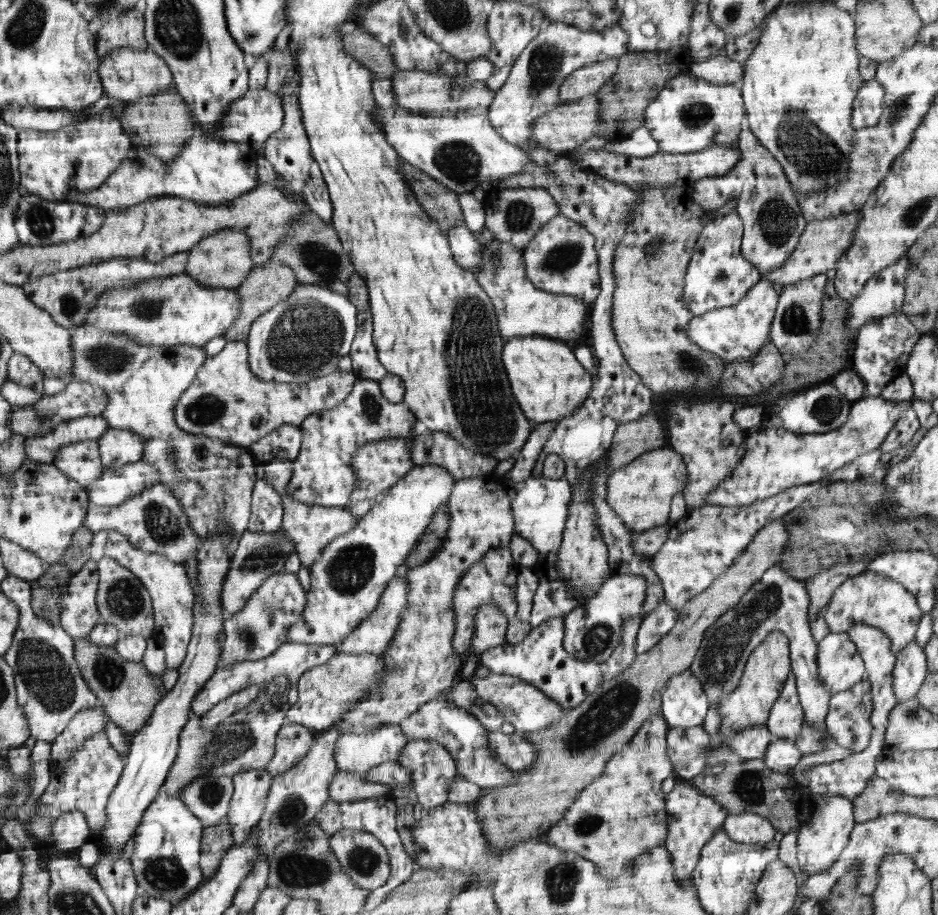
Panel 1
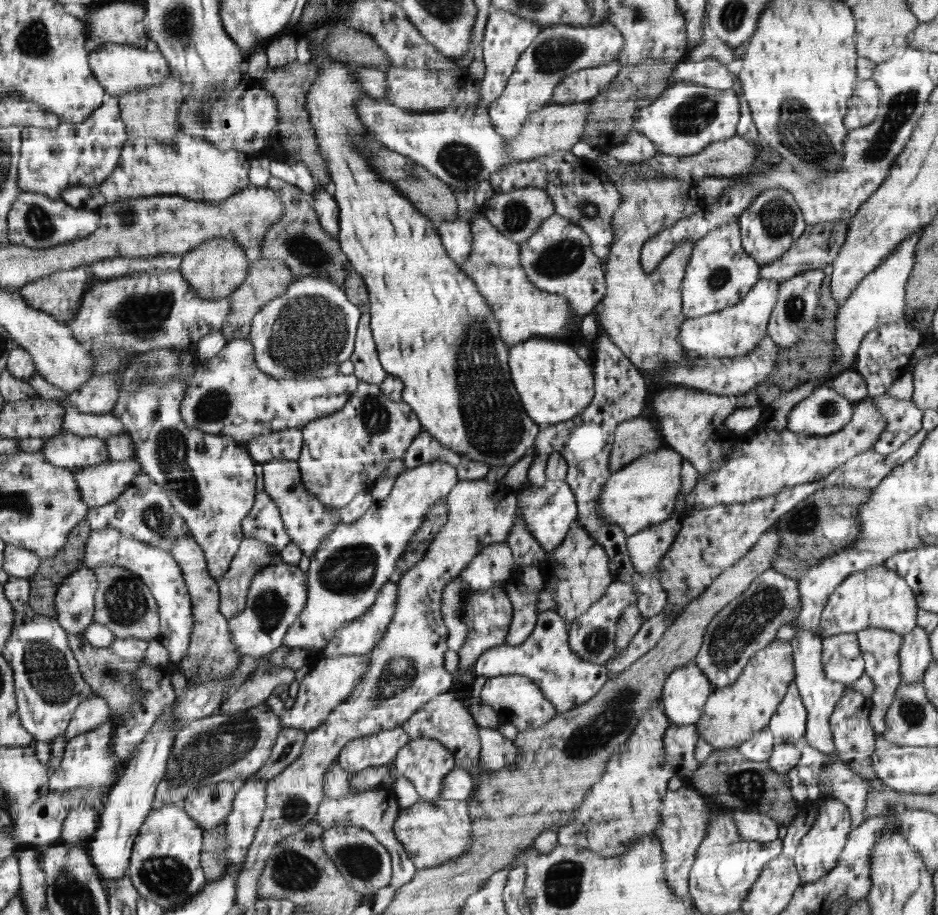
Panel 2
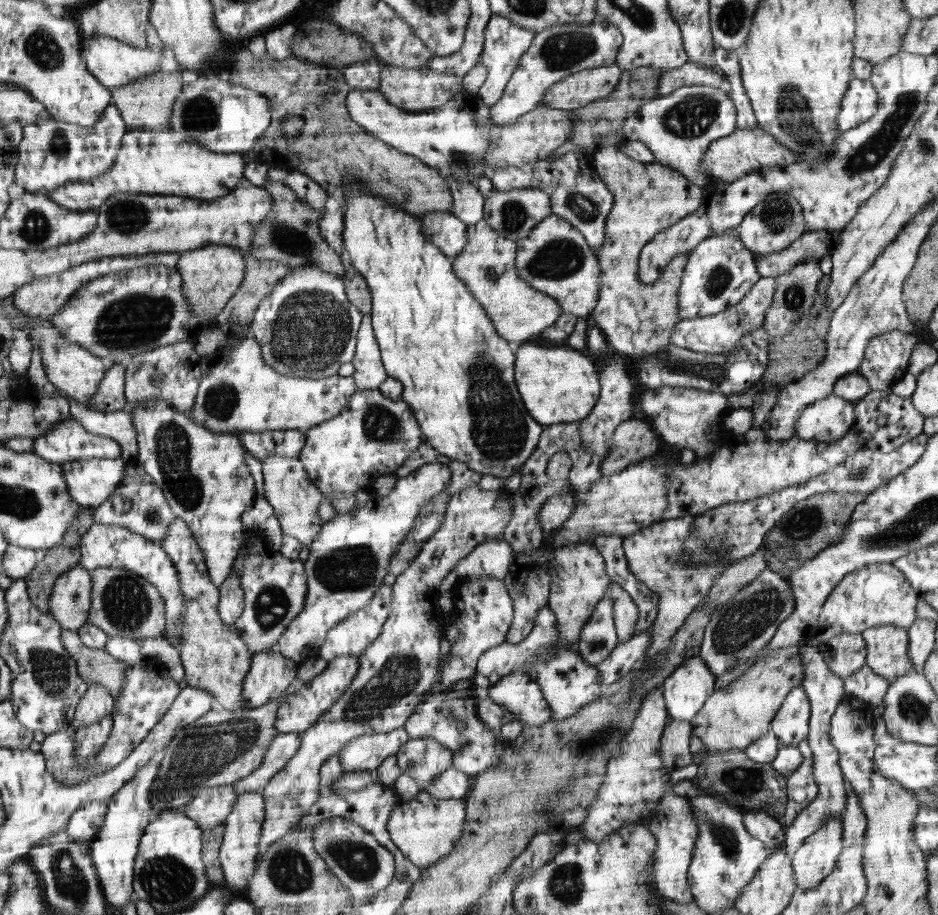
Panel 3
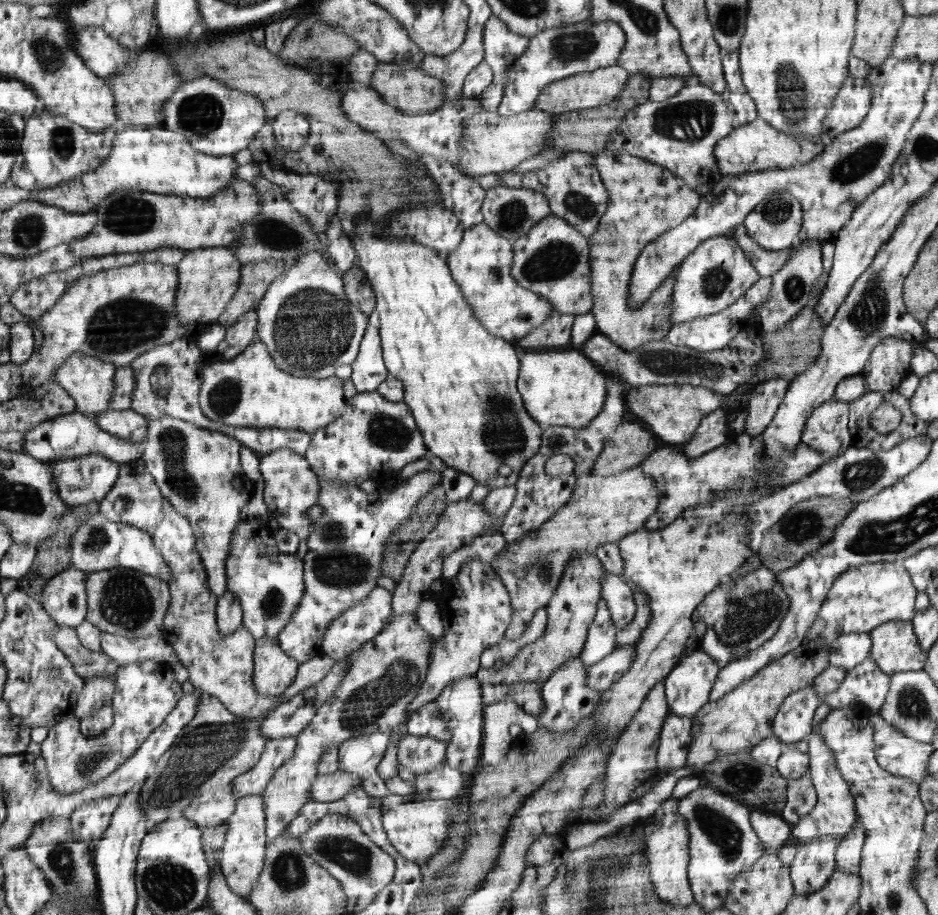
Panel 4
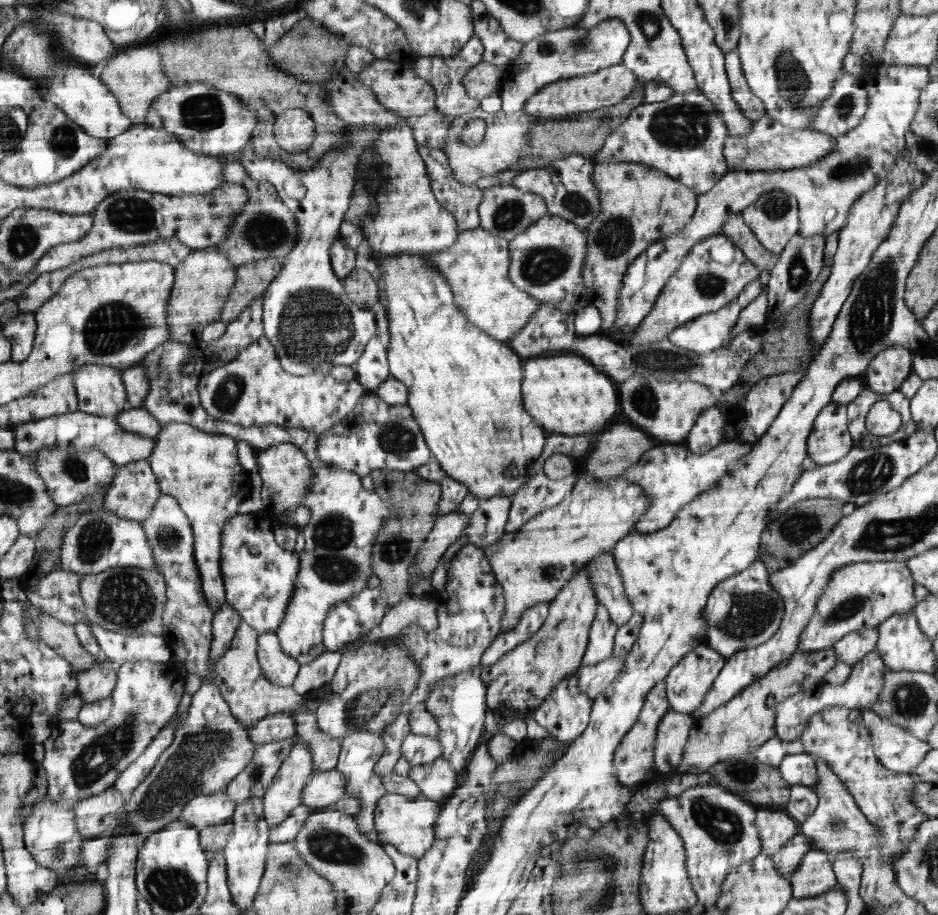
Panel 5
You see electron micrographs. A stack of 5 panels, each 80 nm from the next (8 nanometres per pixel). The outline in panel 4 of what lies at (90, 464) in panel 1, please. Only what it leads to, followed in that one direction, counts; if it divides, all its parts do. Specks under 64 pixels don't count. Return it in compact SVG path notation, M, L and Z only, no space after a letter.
M74 412L45 421L24 433L22 453L27 453L28 456L36 457L38 461L44 462L58 461L58 458L61 457L82 457L97 453L108 457L108 460L115 461L122 467L124 463L131 464L140 459L144 454L144 445L142 443L130 443L130 441L124 441L124 439L120 439L107 431L102 431L98 421L96 421L96 416Z

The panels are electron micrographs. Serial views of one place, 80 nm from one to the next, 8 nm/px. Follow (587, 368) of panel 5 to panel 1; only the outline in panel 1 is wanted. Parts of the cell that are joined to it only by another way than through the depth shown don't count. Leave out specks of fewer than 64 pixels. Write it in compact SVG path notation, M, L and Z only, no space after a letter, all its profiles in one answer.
M512 337L503 344L502 353L514 397L524 415L534 424L558 423L572 416L587 400L593 384L591 374L564 341L546 337Z

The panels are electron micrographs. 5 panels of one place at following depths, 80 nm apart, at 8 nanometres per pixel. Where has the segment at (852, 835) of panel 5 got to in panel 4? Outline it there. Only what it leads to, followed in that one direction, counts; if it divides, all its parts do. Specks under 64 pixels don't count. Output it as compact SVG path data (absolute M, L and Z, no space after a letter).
M826 703L818 705L813 718L811 733L806 738L809 744L807 752L809 754L809 771L817 792L817 803L806 816L803 816L791 826L791 838L794 838L794 843L799 846L809 839L821 837L822 835L832 835L837 844L840 844L843 838L853 829L853 826L860 821L855 810L855 798L851 795L849 784L843 779L833 752L827 747L822 735L819 733L819 724L823 722L825 716L828 716L831 709L831 706Z

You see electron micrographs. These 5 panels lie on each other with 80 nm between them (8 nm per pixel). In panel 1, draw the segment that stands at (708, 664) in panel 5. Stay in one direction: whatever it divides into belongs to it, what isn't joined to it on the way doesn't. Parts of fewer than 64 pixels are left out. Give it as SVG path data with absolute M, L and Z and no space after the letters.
M689 669L672 676L662 691L660 714L670 728L700 726L708 709L708 699L702 685Z

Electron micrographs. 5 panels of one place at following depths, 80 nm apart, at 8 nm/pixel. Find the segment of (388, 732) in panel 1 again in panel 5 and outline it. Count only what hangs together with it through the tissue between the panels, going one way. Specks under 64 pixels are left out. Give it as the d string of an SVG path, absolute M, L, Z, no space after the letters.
M362 731L348 734L341 739L341 751L339 752L339 759L336 766L340 772L343 772L345 780L348 780L347 792L344 796L356 797L361 800L361 808L359 808L360 812L356 814L356 820L359 821L361 832L370 840L374 840L374 836L376 836L376 833L374 833L374 811L377 807L377 802L387 794L383 785L383 777L375 772L375 764L383 756L385 747L385 740L380 733Z

